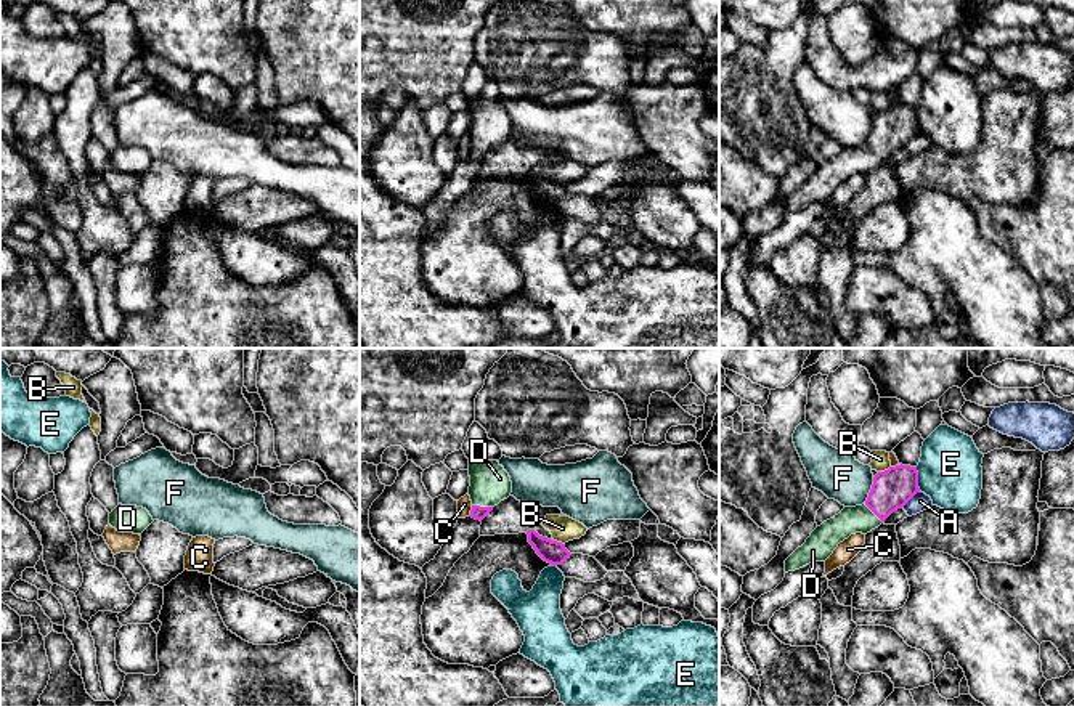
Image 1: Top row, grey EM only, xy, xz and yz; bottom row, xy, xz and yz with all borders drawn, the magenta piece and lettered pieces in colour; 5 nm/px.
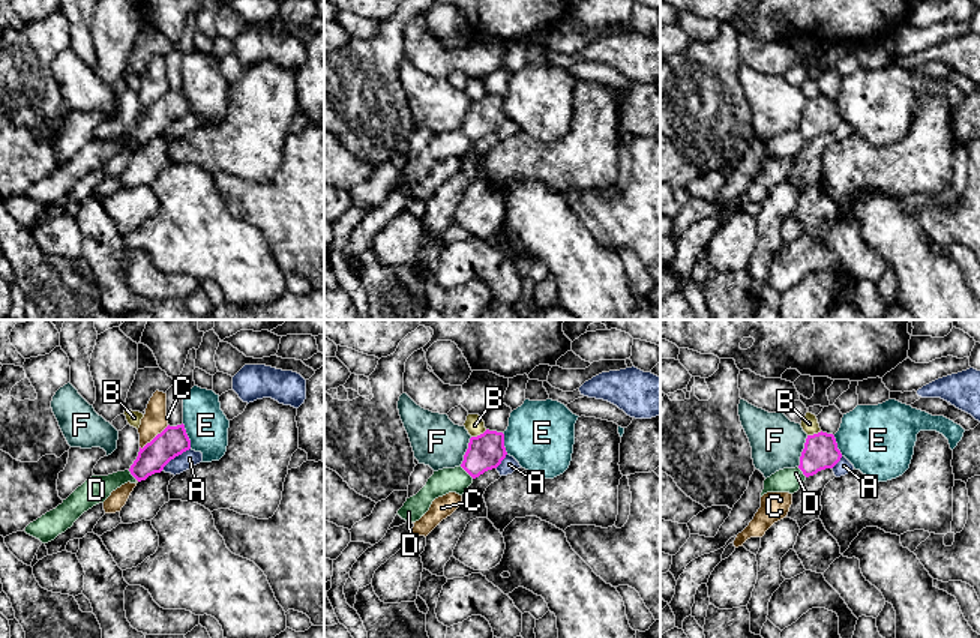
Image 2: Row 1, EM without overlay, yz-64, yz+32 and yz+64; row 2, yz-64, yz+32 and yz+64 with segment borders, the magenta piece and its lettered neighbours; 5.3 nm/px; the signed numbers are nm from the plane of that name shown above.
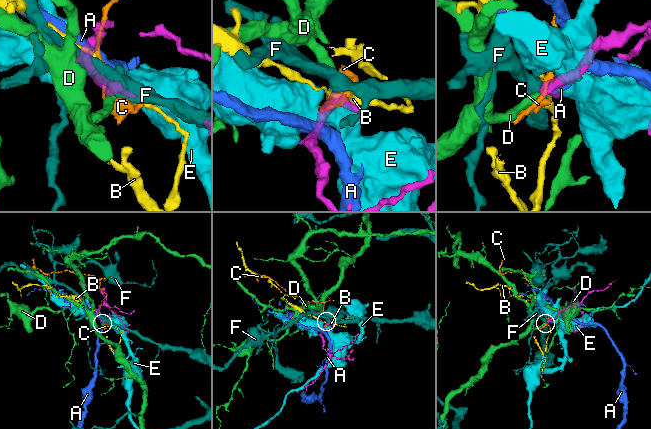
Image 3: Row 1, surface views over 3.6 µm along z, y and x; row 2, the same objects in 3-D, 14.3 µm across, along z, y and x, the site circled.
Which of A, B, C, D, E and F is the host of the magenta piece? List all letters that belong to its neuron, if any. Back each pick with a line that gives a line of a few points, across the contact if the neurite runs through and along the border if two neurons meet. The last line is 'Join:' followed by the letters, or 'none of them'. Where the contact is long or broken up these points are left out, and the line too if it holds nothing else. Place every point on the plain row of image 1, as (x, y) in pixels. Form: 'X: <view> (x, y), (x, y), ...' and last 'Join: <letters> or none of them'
D: xz (477, 153), (482, 148), (484, 135), (490, 124)
Join: D

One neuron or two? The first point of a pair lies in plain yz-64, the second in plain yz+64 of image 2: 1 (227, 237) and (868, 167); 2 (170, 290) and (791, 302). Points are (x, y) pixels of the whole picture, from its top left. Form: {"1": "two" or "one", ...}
{"1": "two", "2": "two"}

